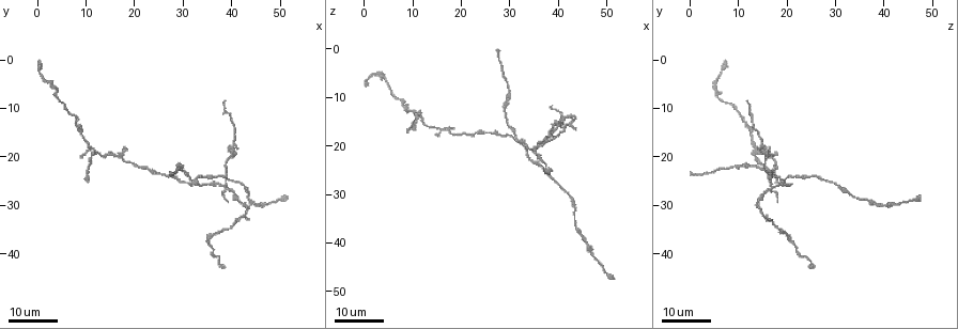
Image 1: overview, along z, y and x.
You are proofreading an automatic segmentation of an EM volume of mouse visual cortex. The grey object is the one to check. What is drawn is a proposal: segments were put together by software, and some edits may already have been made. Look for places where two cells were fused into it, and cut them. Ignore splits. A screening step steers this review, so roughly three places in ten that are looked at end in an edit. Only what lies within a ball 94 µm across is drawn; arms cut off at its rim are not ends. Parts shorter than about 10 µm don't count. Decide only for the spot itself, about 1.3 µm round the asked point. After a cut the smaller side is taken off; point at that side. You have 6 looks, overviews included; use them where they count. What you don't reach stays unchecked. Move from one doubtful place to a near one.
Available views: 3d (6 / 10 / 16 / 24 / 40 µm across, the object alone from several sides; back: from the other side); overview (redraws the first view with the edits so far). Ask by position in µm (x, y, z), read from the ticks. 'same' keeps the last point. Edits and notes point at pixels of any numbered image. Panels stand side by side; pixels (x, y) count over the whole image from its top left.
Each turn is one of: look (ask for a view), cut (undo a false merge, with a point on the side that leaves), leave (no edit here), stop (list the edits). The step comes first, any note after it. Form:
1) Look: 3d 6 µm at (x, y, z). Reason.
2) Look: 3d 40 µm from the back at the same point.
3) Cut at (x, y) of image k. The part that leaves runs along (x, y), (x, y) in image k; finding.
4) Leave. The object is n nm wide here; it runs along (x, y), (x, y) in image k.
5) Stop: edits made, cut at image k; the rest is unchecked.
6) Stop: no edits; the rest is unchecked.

Look: 3d 16 µm at (32.5, 25.0, 19.5).

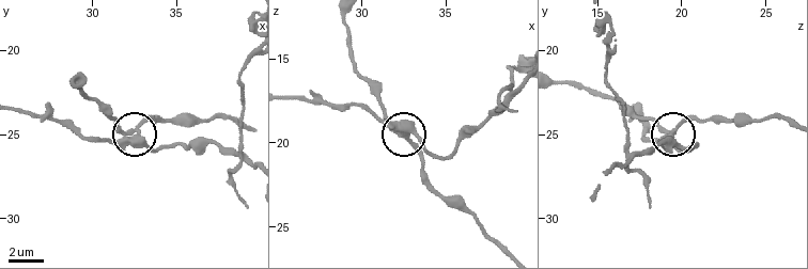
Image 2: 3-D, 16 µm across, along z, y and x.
Look: 3d 10 µm at (32.9, 25.1, 19.4). Closer look.

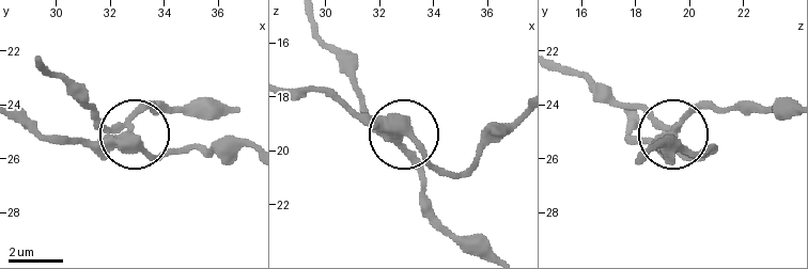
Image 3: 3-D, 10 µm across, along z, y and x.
Look: 3d 6 µm at (32.8, 25.1, 19.3). Closer look.

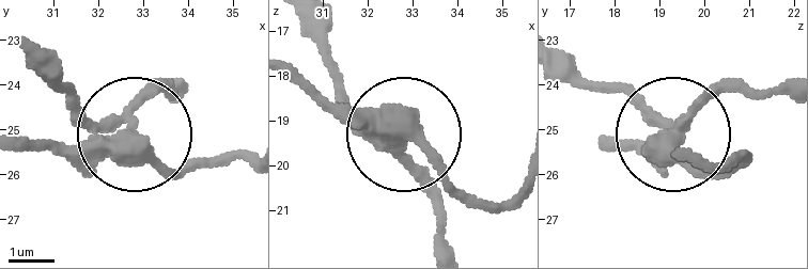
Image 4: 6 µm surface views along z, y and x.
Cut at (66, 101) of image 4. The object is 390 nm wide here; two cells meet here.

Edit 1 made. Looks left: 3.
Look: overview.

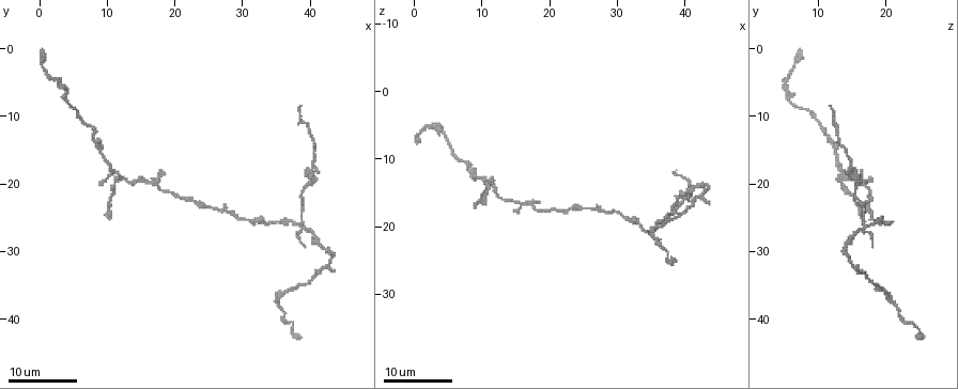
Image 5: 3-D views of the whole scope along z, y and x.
Look: 3d 24 µm at (26.5, 24.0, 17.0).

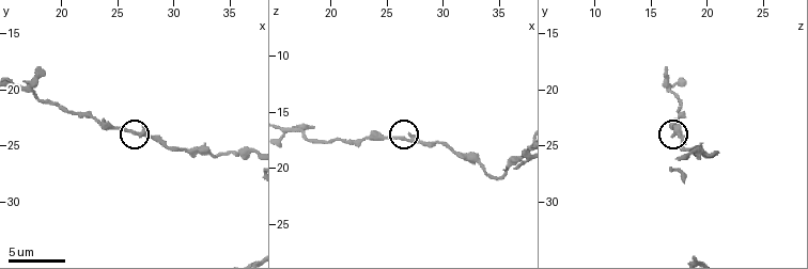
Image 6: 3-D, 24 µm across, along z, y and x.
Look: 3d 6 µm at (26.2, 23.8, 17.2).

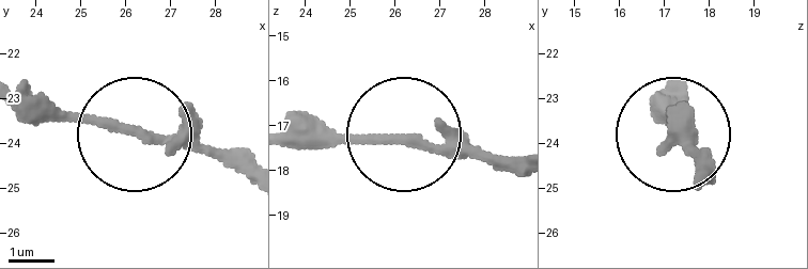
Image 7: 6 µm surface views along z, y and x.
Leave. 3 arms meet here; it runs along (143, 142), (182, 135), (247, 146) in image 7; continuous, no second cell.

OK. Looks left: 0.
Stop: edits made, cut at image 4; the rest is unchecked.

